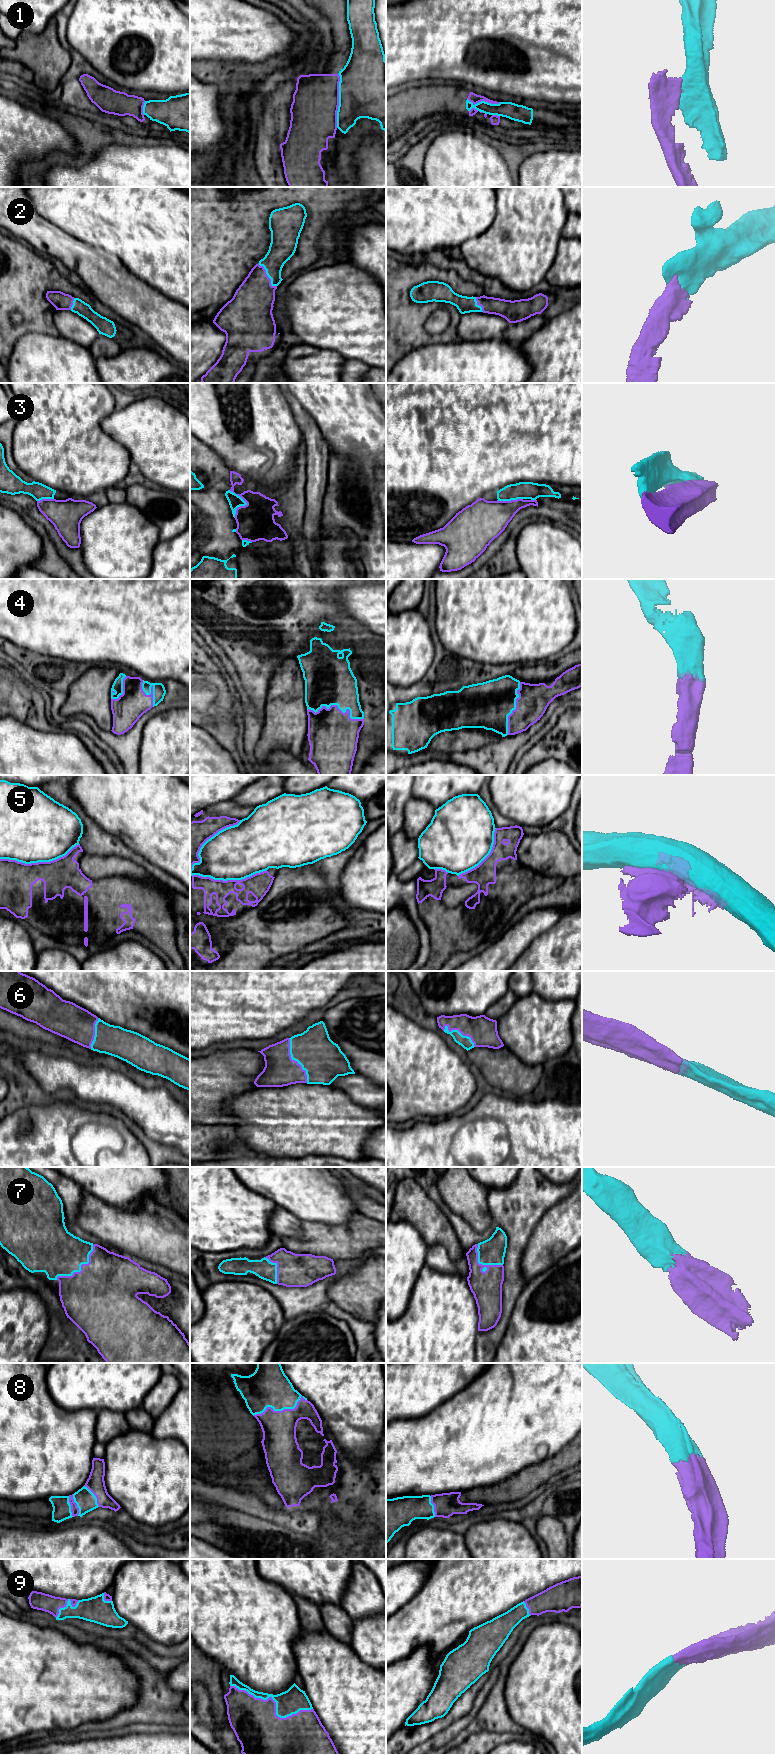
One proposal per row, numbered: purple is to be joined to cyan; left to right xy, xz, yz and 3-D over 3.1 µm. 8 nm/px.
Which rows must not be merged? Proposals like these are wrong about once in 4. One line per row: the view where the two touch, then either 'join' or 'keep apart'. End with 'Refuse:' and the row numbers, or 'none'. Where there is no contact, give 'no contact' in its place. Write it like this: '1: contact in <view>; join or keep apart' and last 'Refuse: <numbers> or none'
1: contact in xz; keep apart
2: contact in xz; join
3: contact in xz; keep apart
4: contact in xz; join
5: contact in xy; keep apart
6: contact in xz; join
7: contact in xy; join
8: contact in xz; join
9: contact in xz; join
Refuse: 1, 3, 5

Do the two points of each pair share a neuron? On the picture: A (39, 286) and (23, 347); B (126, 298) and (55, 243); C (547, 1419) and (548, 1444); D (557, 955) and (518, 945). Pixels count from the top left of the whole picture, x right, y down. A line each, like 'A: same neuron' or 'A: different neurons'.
A: different neurons
B: same neuron
C: same neuron
D: different neurons

